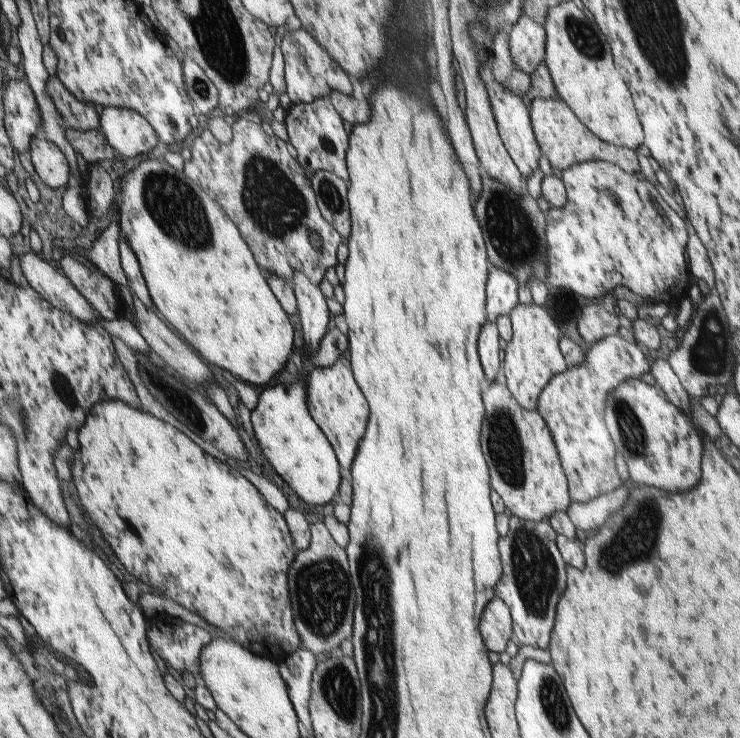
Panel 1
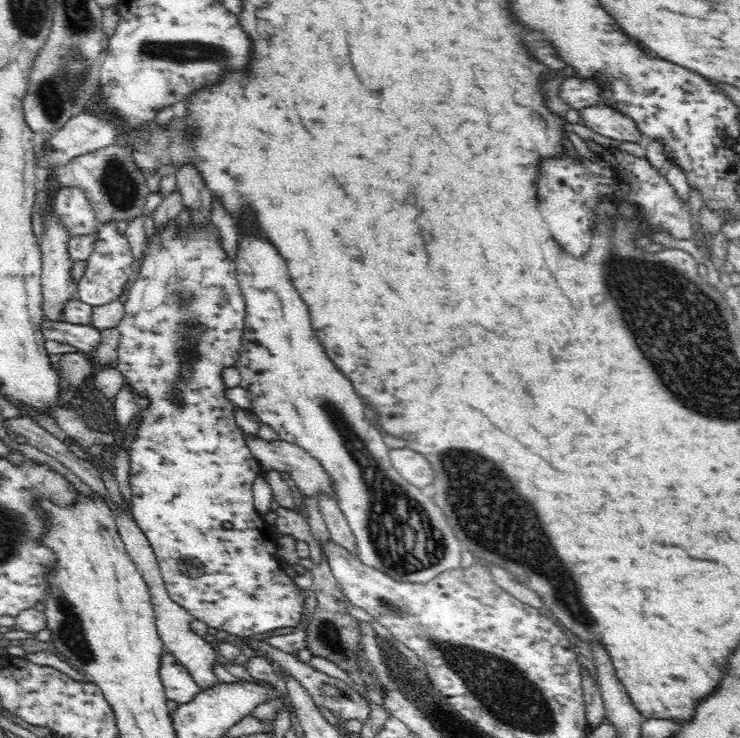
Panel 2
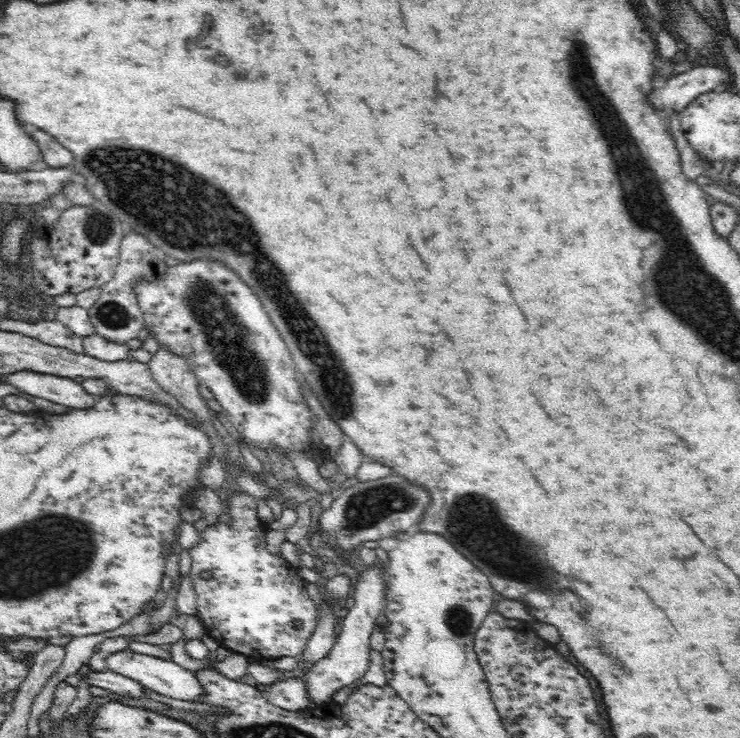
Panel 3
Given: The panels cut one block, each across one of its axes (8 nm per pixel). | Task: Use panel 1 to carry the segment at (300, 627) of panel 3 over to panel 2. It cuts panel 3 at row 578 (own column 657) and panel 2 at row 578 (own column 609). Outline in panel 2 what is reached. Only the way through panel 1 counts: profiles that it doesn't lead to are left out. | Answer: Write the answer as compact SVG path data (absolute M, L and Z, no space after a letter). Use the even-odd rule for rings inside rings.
M168 232L160 238L156 238L156 242L150 248L146 248L142 274L130 286L126 300L128 302L123 304L126 306L126 318L122 317L120 326L118 326L120 342L117 344L116 350L117 362L120 364L120 372L128 378L132 389L151 401L151 406L148 407L148 410L144 410L144 416L142 416L142 418L146 418L146 424L140 432L138 442L134 444L134 450L132 450L130 486L134 492L134 510L131 510L131 514L146 538L150 540L170 598L184 607L194 619L202 620L209 628L222 630L237 639L253 639L253 637L282 630L282 628L296 628L302 620L306 594L298 591L298 587L294 585L294 579L282 571L275 531L267 523L266 517L256 509L253 492L254 482L264 470L248 448L244 432L234 422L234 414L232 414L234 405L226 398L228 389L221 378L221 373L225 369L233 367L233 363L236 362L237 351L240 350L241 335L244 334L245 301L241 296L240 285L237 284L233 261L223 251L223 247L216 244L214 232L192 234L188 240L178 238L178 234L174 234L174 232Z

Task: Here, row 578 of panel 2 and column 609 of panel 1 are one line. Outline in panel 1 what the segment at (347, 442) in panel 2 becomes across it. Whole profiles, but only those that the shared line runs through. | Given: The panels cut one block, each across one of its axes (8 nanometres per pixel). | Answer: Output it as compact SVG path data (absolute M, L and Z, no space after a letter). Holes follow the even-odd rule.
M639 379L620 382L607 394L604 421L615 450L625 460L631 476L629 481L655 486L665 492L687 492L695 488L701 478L703 438L715 443L722 435L717 418L707 413L699 400L691 398L690 409L680 411L662 388L647 386Z

